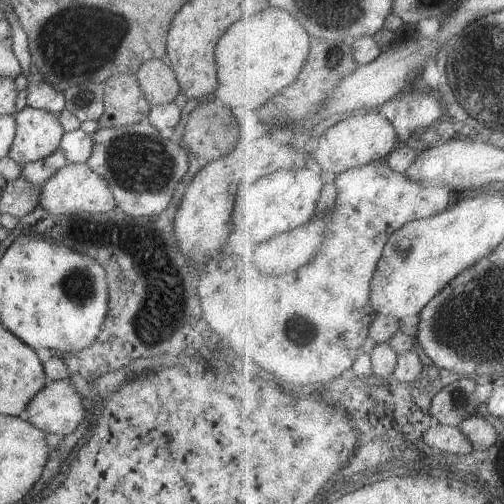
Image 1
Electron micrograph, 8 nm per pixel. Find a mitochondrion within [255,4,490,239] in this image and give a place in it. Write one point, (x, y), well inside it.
(334, 56)

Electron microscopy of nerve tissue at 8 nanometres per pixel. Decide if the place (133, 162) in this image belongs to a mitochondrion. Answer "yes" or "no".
yes

